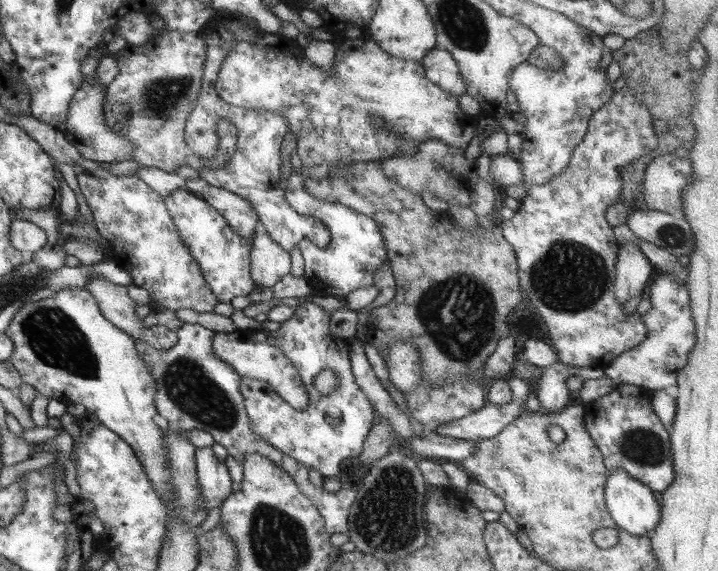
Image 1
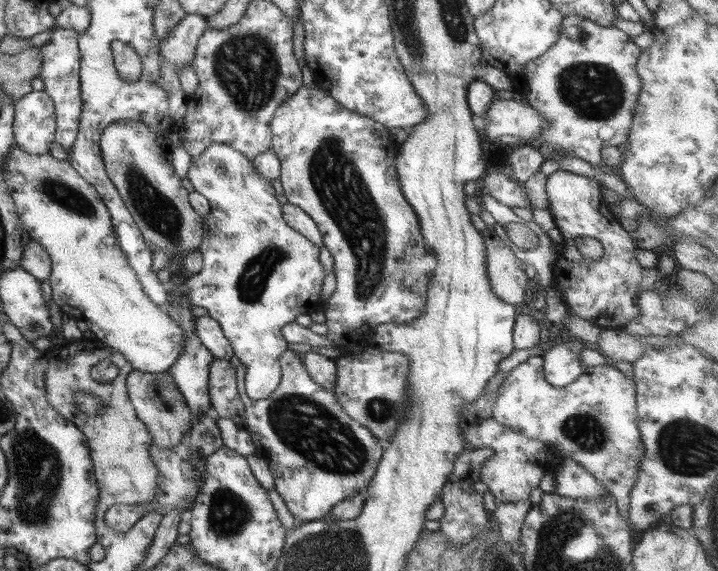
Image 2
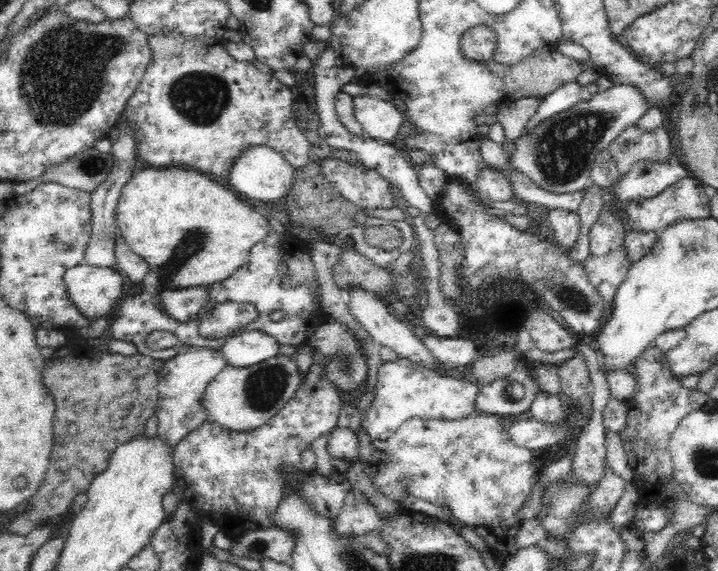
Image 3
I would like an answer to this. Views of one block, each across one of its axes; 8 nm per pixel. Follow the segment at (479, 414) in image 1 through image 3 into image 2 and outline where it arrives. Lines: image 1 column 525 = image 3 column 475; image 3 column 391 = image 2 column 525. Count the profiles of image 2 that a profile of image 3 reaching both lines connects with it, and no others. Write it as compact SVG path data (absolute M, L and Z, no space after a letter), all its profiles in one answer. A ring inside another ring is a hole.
M530 356L506 375L498 387L491 418L528 438L540 440L550 447L554 444L552 449L559 456L576 460L601 484L609 485L624 520L635 533L628 517L629 494L637 481L645 448L637 427L636 383L633 377L626 377L612 364L588 366L572 384L556 388L545 379L542 364L541 356Z

